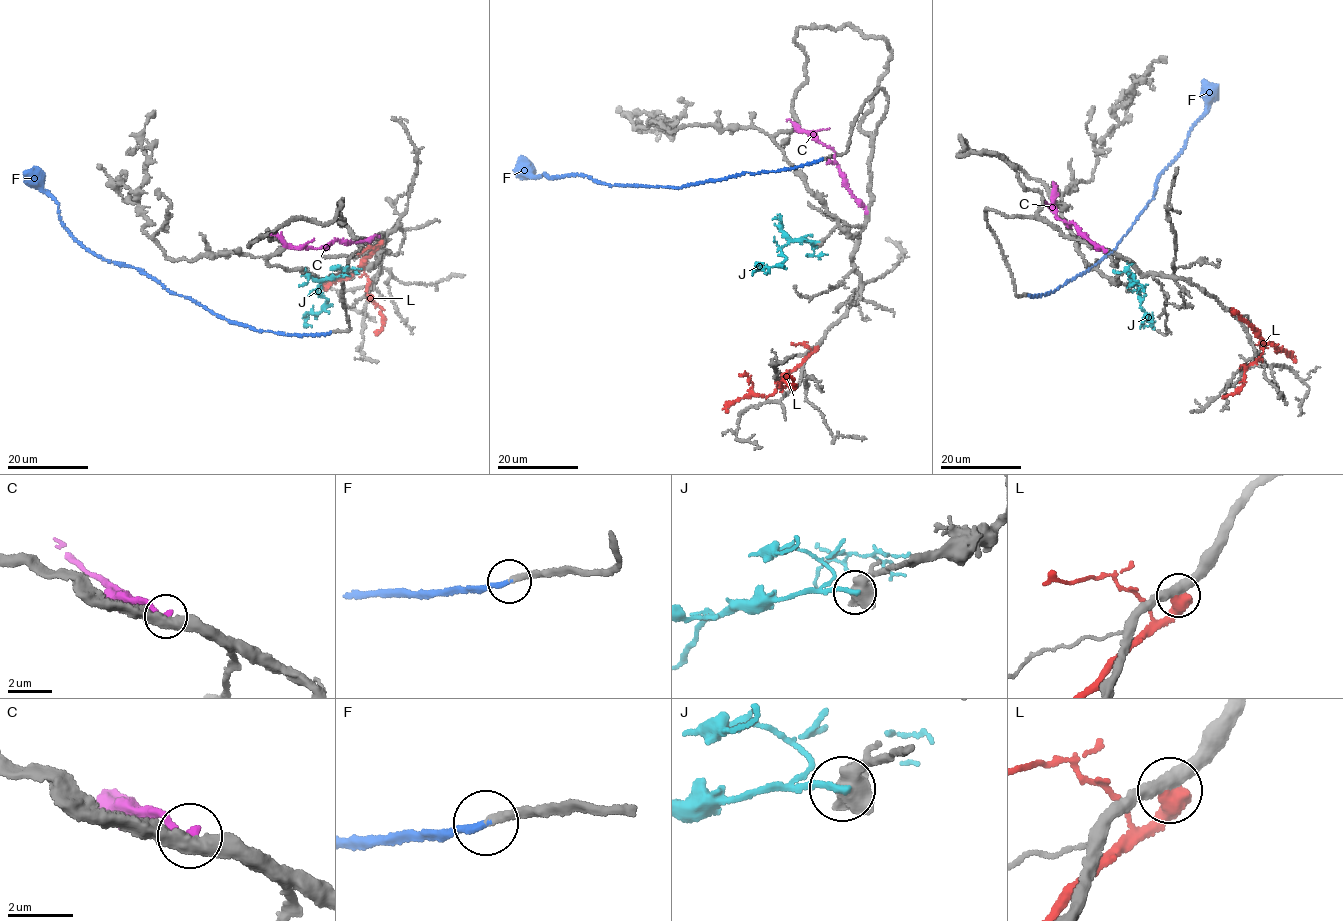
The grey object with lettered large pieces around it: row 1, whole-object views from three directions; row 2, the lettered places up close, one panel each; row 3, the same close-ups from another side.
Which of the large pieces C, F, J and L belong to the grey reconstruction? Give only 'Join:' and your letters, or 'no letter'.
Join: F

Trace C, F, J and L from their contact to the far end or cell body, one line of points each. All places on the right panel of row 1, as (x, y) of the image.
C: (1105, 250), (1079, 234), (1072, 222), (1057, 218), (1052, 204), (1054, 182)
F: (1029, 295), (1048, 293), (1109, 253), (1121, 240), (1205, 110), (1203, 79)
J: (1126, 287), (1131, 282), (1137, 285), (1146, 320), (1150, 318), (1152, 323), (1140, 328)
L: (1233, 312), (1259, 331), (1263, 348), (1259, 357), (1244, 370), (1244, 384), (1223, 397)

